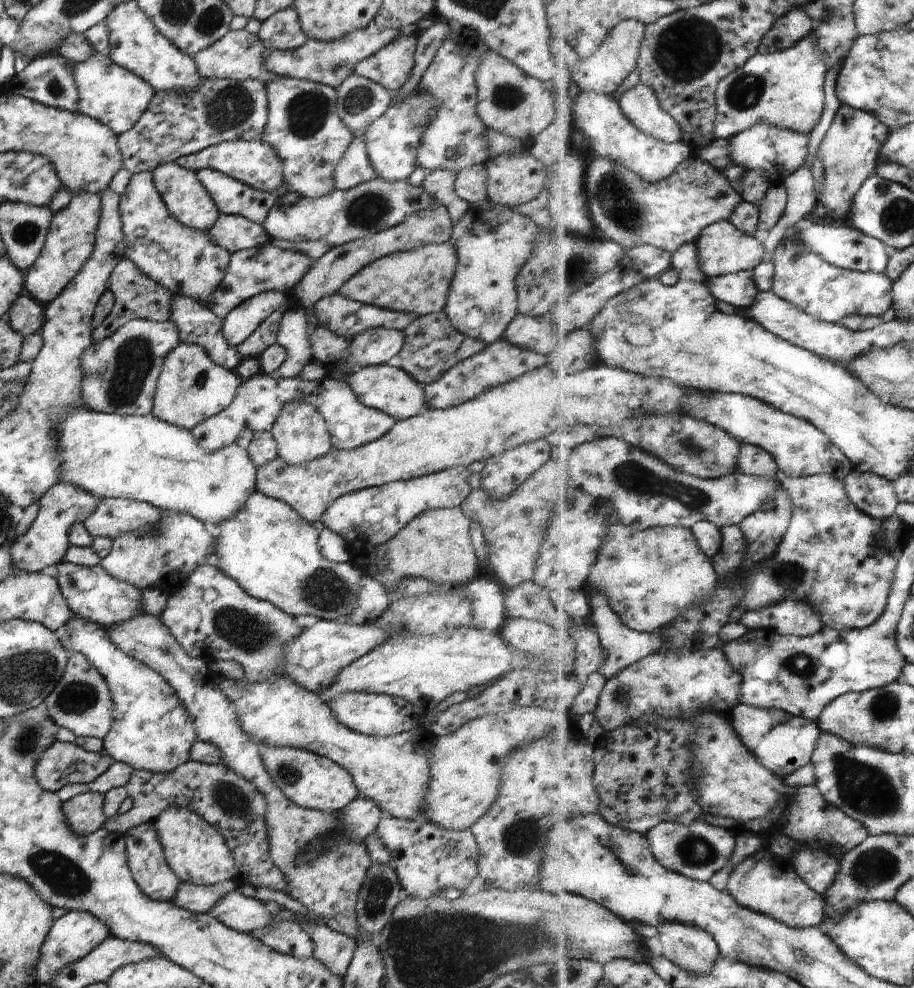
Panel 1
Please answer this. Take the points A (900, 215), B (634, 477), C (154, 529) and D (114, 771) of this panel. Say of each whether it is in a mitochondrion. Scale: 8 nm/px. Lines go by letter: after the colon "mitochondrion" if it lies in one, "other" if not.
A: mitochondrion
B: mitochondrion
C: other
D: other

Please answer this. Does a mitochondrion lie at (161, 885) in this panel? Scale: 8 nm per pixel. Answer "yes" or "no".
no

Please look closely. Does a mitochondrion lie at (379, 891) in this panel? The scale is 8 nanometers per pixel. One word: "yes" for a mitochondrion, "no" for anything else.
yes

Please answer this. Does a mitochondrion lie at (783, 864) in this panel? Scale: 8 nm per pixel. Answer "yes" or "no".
no

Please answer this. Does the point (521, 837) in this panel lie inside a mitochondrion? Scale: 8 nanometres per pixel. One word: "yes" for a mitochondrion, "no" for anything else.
yes

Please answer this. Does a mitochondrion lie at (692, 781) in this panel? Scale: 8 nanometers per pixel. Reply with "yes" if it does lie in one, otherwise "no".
no

